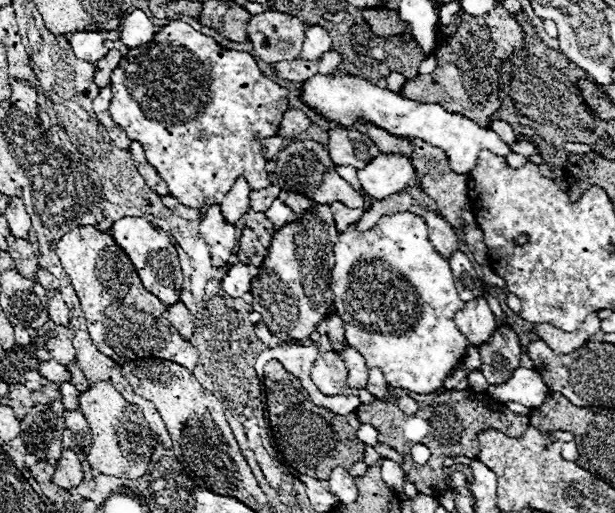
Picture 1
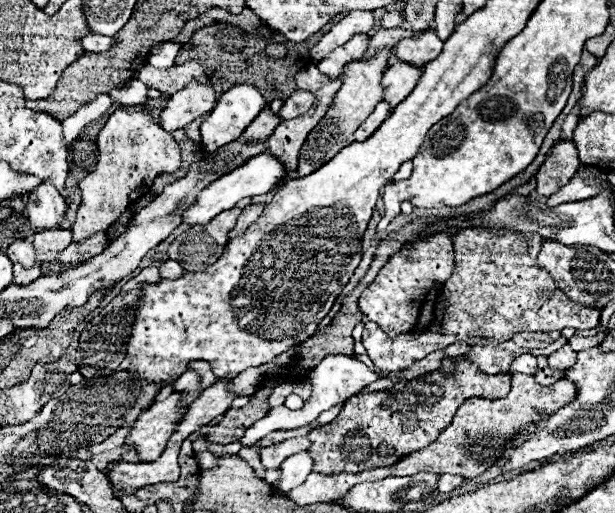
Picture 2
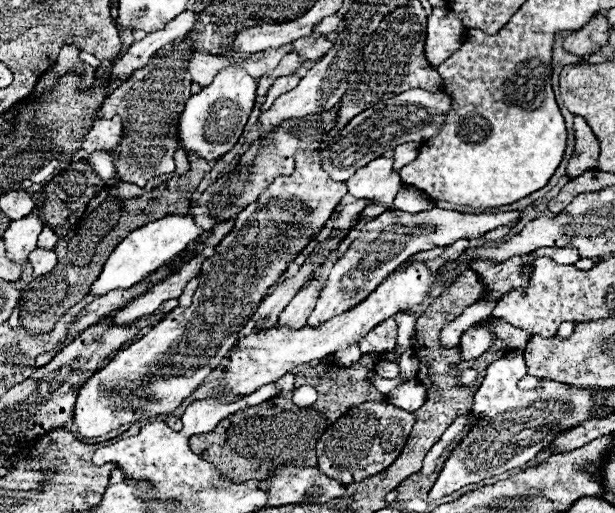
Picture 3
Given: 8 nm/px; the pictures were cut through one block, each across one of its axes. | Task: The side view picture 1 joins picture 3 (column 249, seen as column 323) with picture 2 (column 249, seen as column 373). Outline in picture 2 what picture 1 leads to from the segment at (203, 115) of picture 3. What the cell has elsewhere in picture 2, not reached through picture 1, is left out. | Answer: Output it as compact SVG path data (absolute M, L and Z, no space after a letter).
M234 84L222 92L216 108L202 122L202 146L206 152L238 140L254 116L266 108L266 100L252 84Z

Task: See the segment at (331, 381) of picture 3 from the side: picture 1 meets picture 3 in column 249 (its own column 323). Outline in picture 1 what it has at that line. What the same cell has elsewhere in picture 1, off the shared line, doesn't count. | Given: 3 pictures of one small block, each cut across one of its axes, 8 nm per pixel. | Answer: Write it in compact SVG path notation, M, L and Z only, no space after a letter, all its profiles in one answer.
M270 360L264 366L264 386L268 420L276 448L294 470L318 480L328 480L332 468L338 466L350 470L356 462L362 460L366 446L356 438L356 432L360 428L356 412L342 418L334 412L328 412L328 408L318 408L304 392L300 380L290 372L284 372L282 364L276 360Z

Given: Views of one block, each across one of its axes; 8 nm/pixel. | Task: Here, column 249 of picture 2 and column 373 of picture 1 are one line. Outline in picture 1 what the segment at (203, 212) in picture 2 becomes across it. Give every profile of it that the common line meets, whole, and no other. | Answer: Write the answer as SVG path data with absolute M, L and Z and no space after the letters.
M380 154L376 160L372 160L372 164L358 170L358 180L362 190L376 200L384 200L396 194L398 190L406 188L412 176L414 168L410 160L398 154L392 156Z

